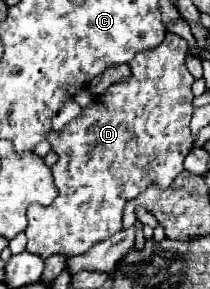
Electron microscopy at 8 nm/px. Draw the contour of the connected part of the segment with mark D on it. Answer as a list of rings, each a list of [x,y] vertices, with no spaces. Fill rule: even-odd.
[[[167,33],[163,43],[151,51],[137,53],[131,61],[131,77],[127,81],[113,83],[103,95],[91,101],[83,113],[69,121],[61,131],[49,131],[47,141],[51,151],[57,153],[57,163],[51,167],[55,187],[59,195],[47,207],[33,205],[27,209],[29,225],[25,235],[29,239],[27,251],[47,259],[51,255],[75,257],[83,255],[101,239],[115,235],[123,229],[123,209],[125,203],[141,195],[149,185],[157,189],[167,189],[173,179],[183,171],[183,159],[193,147],[193,137],[189,131],[189,121],[193,115],[193,75],[185,67],[189,55],[189,45],[183,37]]]

